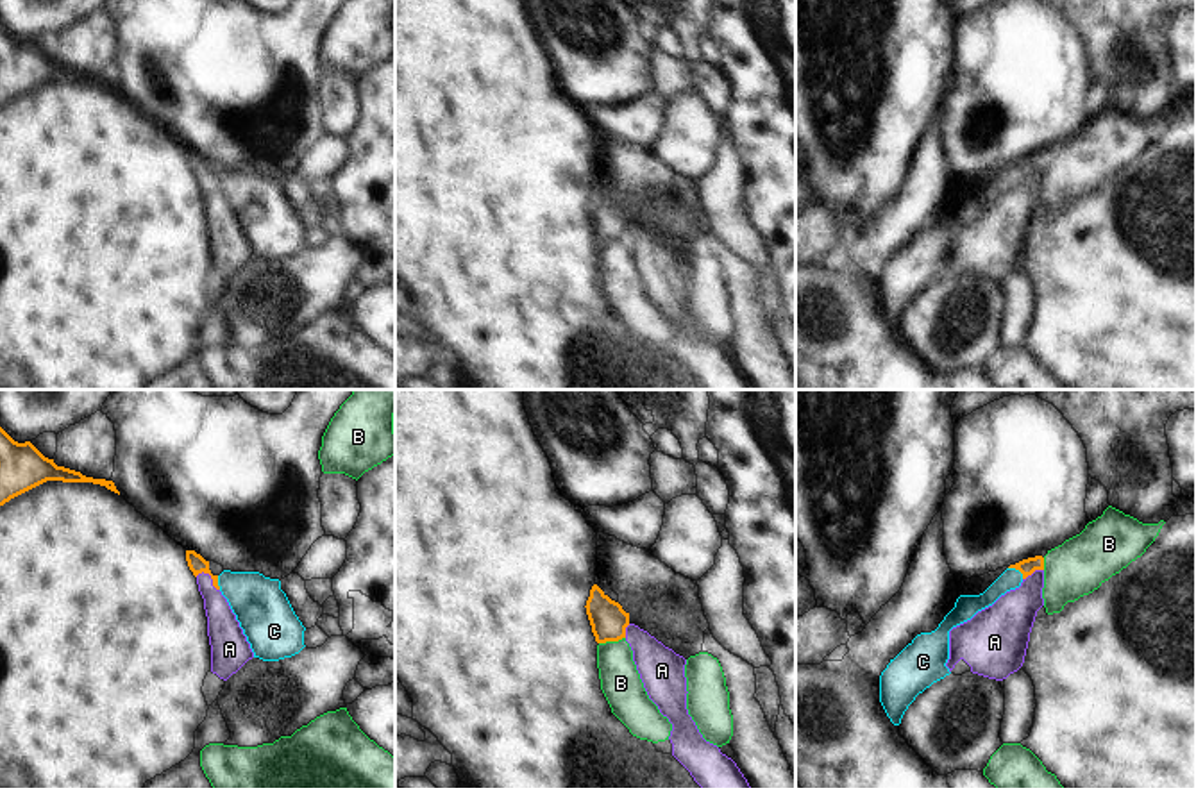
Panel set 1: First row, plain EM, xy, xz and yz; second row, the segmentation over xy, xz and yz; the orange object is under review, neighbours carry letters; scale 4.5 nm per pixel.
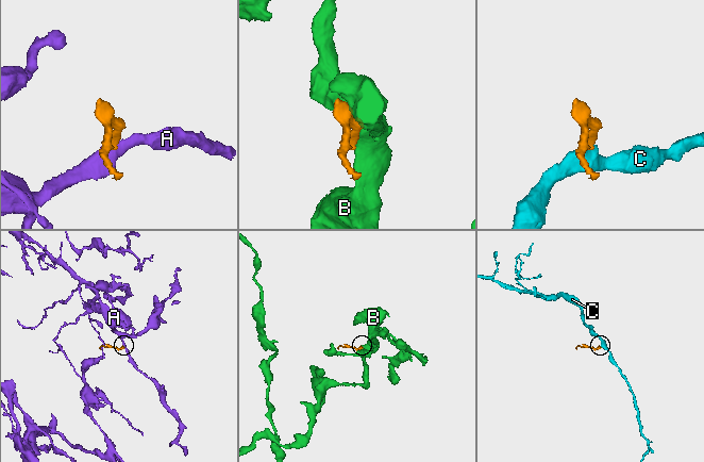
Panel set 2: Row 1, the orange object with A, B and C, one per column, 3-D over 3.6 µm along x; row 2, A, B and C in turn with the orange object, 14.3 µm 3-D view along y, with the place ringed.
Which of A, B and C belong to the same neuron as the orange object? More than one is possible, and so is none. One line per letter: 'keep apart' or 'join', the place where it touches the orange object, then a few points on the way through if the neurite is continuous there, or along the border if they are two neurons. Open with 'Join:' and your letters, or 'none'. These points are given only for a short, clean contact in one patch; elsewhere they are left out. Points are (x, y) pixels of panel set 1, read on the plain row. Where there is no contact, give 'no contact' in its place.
Join: C
A: keep apart; meets orange in xy at (210, 174); border along xy (195, 176), (208, 174), (218, 190)
B: keep apart; meets orange in xz at (612, 240)
C: join; meets orange in yz at (1018, 168); runs through yz (1027, 167), (1018, 168), (1010, 179)

